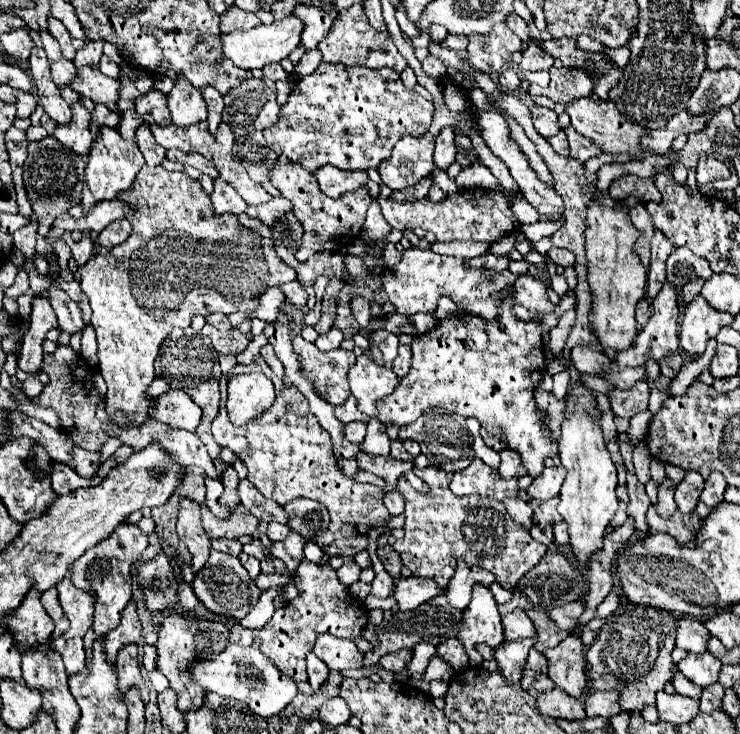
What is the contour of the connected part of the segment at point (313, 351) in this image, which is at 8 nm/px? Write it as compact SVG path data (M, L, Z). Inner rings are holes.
M294 336L292 342L304 374L314 384L314 388L318 388L320 396L334 406L346 402L346 398L350 396L348 370L354 366L356 354L342 348L320 352L312 342L306 342L302 336Z

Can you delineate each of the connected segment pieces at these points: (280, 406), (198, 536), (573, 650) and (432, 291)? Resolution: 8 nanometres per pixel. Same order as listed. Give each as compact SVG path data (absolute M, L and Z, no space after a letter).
M258 356L252 366L236 366L234 372L240 374L244 370L260 370L264 372L276 386L274 404L256 420L234 426L226 412L226 382L228 378L220 378L220 414L212 422L212 434L216 442L224 448L230 448L248 468L248 480L260 490L262 496L280 502L280 498L314 498L322 502L330 512L330 526L324 534L314 538L320 548L332 544L338 538L368 534L372 528L382 528L392 520L392 514L384 506L384 490L374 484L360 484L338 468L338 458L332 452L332 440L324 428L320 428L314 414L308 410L308 400L298 392L298 388L288 386L280 378L276 378L270 366Z
M180 500L180 512L178 512L178 536L184 540L192 554L192 568L198 572L210 554L210 540L202 528L201 512L196 502L192 500Z
M568 634L566 640L558 642L558 646L548 648L544 656L550 662L548 676L552 678L552 682L568 694L580 698L588 682L582 640L574 634Z
M408 248L404 250L400 264L384 270L382 286L400 314L416 314L416 312L432 314L436 310L436 300L446 294L462 310L478 314L484 320L494 320L498 316L496 308L500 302L496 294L500 290L508 290L514 284L514 280L516 276L508 270L506 256L494 256L486 252L482 256L462 260L456 256L434 254L430 248L428 250Z

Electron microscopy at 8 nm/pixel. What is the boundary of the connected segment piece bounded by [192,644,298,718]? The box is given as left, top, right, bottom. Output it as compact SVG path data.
M230 644L216 658L202 658L192 664L192 678L208 692L246 702L250 710L262 718L270 718L282 712L298 694L294 680L290 680L290 676L286 676L284 672L278 672L278 668L274 668L274 664L270 664L270 660L266 660L260 650L244 648L238 644Z

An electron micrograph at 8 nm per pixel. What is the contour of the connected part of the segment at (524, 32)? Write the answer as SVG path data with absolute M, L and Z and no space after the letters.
M512 12L508 18L506 18L506 22L508 22L508 26L522 38L522 40L528 40L528 36L530 36L530 30L528 30L528 26L526 26L526 22L516 14L516 12Z

